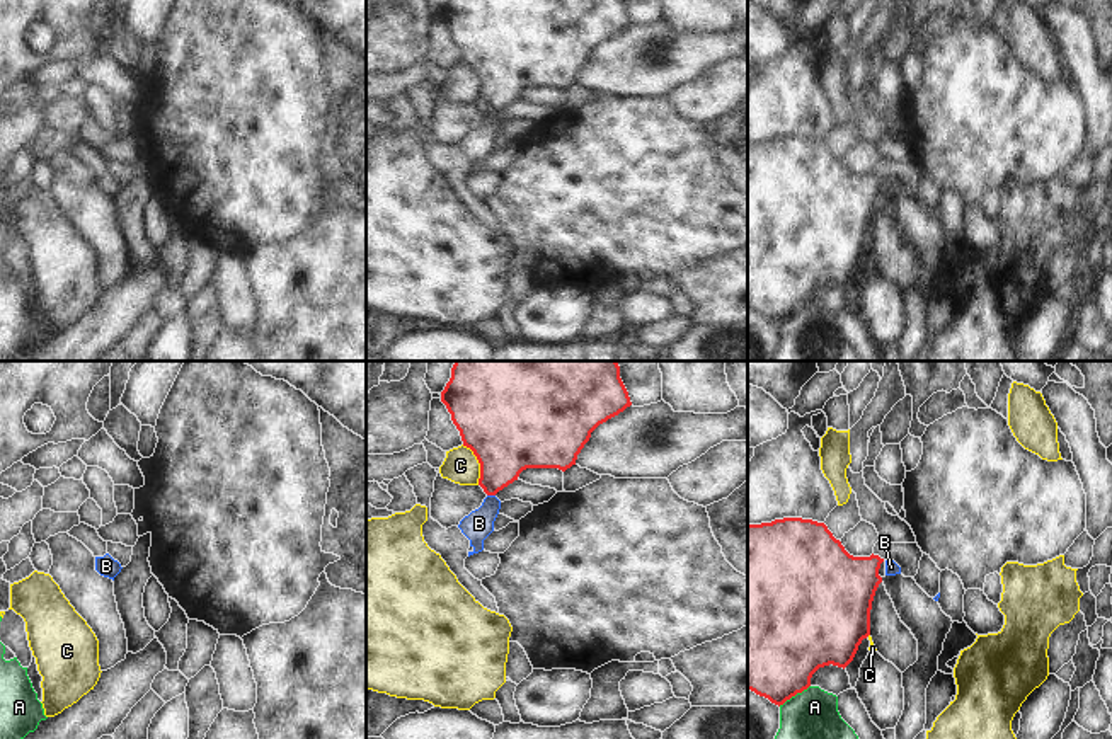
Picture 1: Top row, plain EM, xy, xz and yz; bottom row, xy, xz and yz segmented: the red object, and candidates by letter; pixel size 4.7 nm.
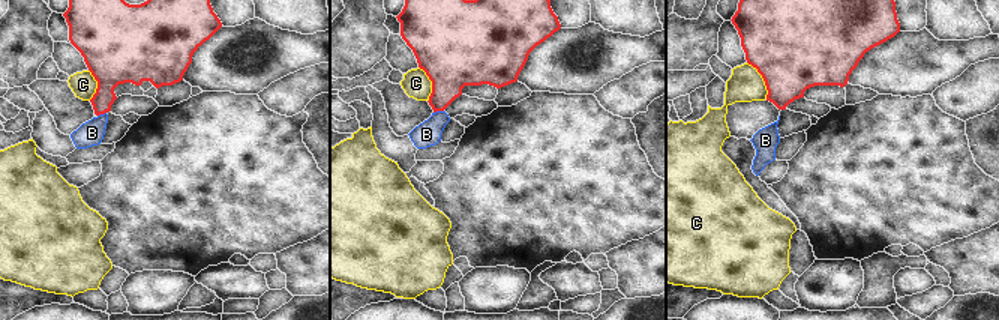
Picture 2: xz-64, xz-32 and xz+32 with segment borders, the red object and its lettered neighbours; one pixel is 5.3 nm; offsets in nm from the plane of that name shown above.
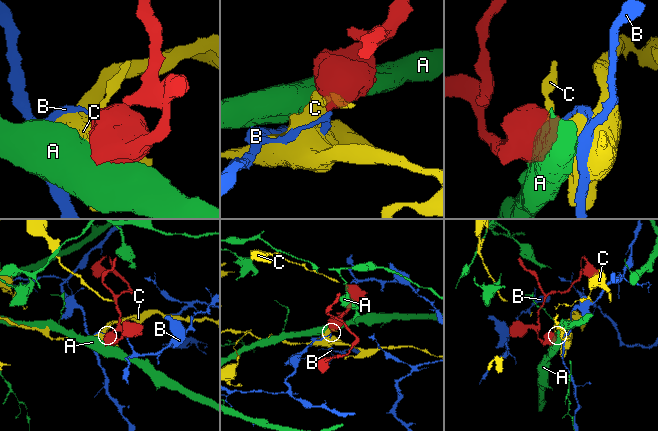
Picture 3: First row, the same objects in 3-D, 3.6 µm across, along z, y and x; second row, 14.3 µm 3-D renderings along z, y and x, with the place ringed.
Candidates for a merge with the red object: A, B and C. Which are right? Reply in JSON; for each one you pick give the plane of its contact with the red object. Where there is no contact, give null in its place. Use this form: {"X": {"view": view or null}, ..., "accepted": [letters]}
{"accepted": []}

